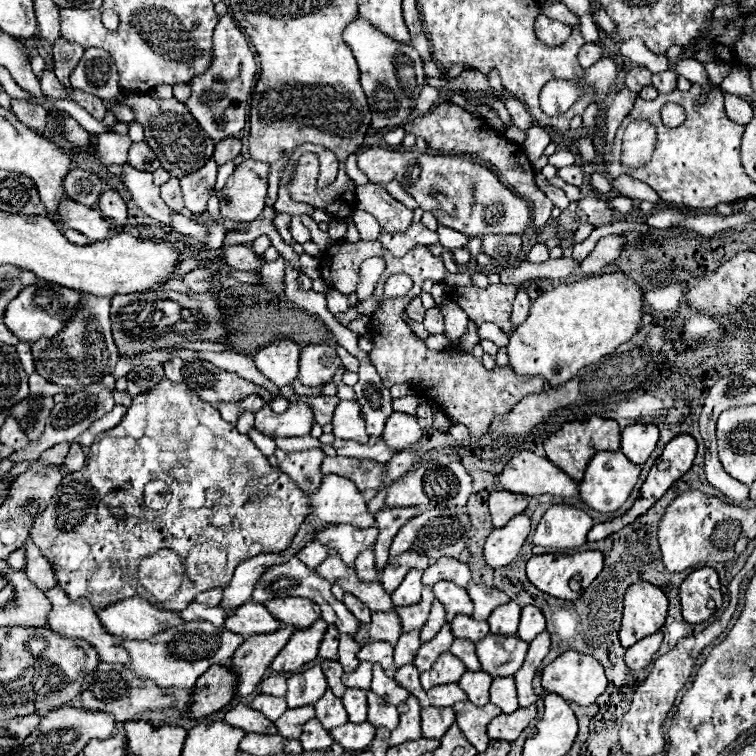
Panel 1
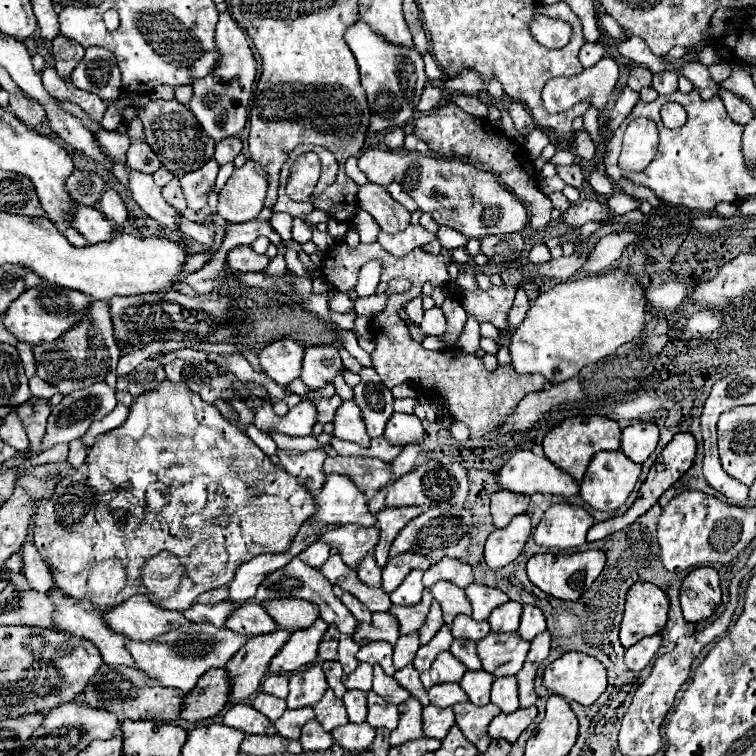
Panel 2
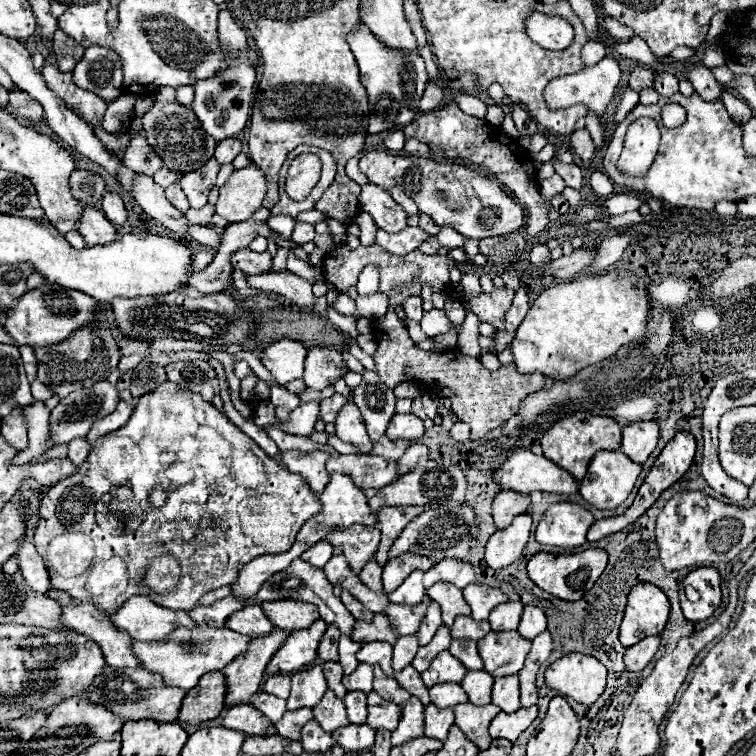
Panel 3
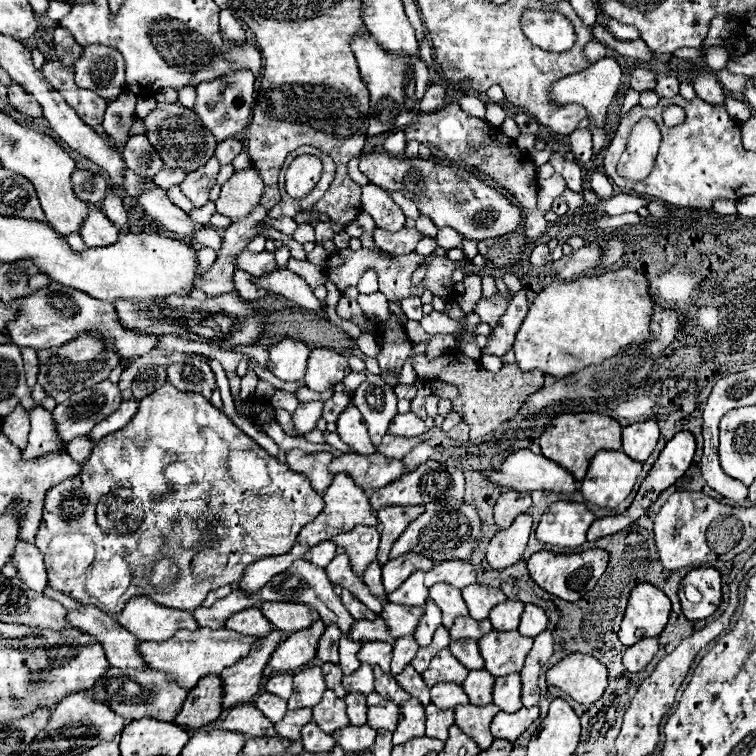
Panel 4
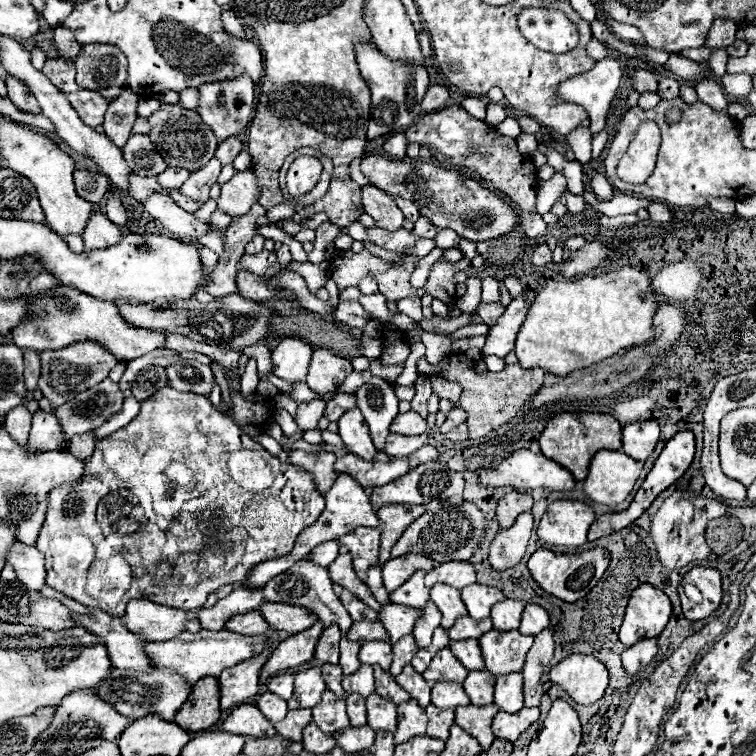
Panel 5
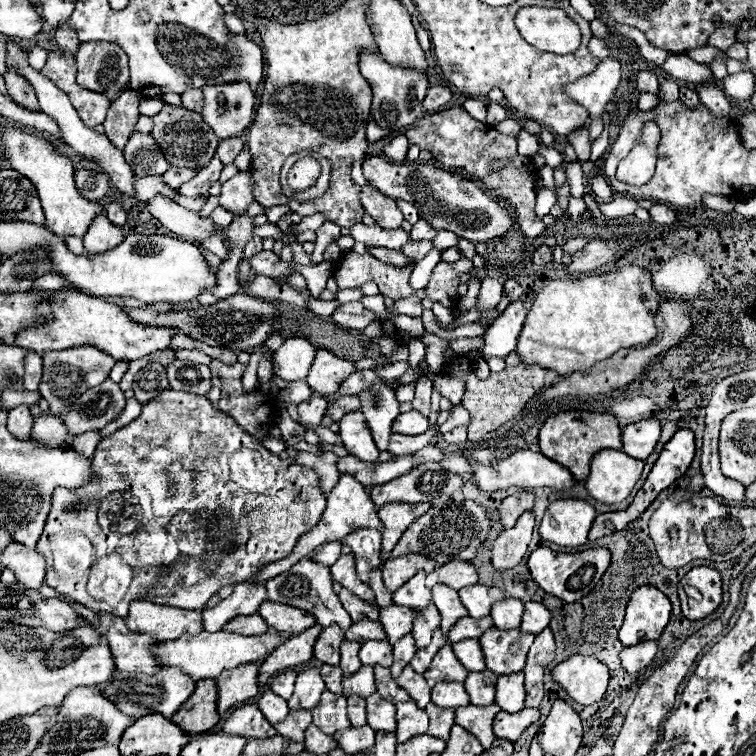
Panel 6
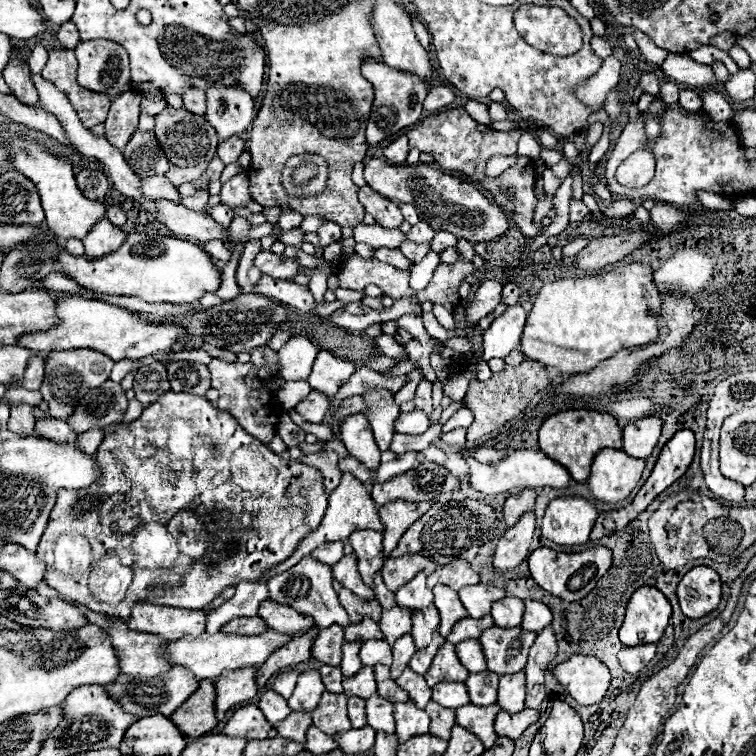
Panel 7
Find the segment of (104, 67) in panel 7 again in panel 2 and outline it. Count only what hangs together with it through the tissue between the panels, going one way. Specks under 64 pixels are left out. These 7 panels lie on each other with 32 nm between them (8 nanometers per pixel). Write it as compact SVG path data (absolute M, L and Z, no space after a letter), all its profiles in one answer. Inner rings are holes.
M100 46L86 48L84 58L72 72L72 84L86 92L96 92L104 86L120 88L120 68L116 56Z

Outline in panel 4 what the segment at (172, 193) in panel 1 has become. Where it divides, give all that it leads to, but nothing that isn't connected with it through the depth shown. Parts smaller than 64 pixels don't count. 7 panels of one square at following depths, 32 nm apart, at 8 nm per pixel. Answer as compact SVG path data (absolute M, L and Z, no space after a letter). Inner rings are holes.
M172 186L172 188L168 188L166 190L166 194L168 194L168 198L176 204L176 206L180 206L184 212L190 212L190 210L194 210L194 206L192 206L192 202L180 192L180 188L178 186Z

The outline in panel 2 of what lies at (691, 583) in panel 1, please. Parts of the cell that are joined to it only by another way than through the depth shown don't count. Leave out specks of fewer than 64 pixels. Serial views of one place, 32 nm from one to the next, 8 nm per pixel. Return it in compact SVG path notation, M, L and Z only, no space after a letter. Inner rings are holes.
M698 568L690 572L680 588L680 602L682 612L688 622L702 622L714 614L714 610L722 602L720 592L720 576L714 568ZM686 588L692 588L698 596L696 600L690 600L686 596Z

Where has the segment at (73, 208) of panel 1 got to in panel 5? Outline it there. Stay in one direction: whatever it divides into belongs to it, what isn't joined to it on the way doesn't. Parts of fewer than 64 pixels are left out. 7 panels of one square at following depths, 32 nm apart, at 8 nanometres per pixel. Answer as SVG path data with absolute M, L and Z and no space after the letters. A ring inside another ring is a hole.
M96 212L90 218L82 238L84 238L86 250L104 250L118 244L122 240L122 232L118 226L108 222L108 218L104 218L102 212Z

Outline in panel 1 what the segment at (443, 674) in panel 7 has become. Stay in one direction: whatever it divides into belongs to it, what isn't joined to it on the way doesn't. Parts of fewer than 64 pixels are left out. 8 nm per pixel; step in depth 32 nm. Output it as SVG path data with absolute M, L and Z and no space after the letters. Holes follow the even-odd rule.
M444 652L440 654L440 658L432 664L432 670L422 672L420 680L424 690L430 690L438 684L450 684L450 682L458 682L462 678L462 674L466 672L466 666L452 654Z

